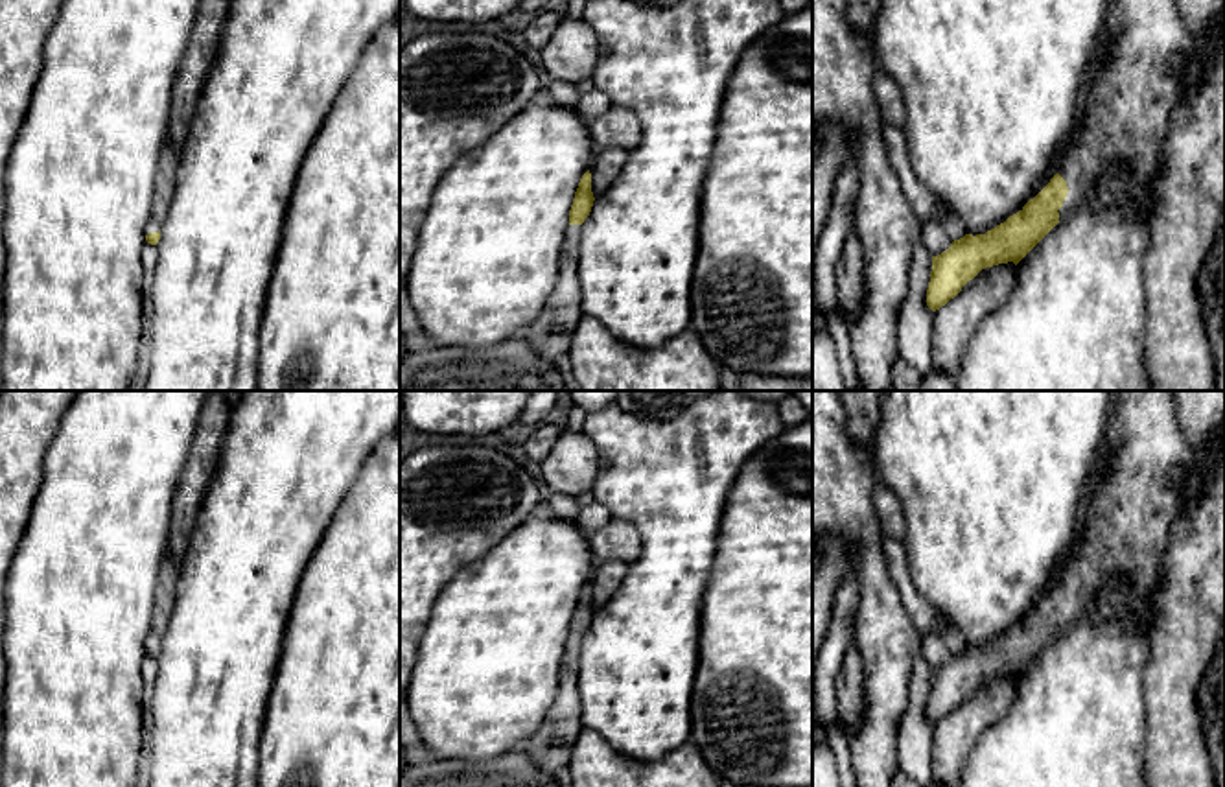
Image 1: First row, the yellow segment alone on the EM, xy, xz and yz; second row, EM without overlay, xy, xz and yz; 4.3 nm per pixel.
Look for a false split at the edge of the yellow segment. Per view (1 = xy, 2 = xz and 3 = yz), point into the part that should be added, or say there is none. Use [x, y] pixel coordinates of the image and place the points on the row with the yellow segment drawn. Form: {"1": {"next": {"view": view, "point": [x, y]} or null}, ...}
{"1": {"next": {"view": "xy", "point": [164, 183]}}, "2": {"next": {"view": "xz", "point": [549, 336]}}, "3": {"next": {"view": "yz", "point": [1154, 59]}}}

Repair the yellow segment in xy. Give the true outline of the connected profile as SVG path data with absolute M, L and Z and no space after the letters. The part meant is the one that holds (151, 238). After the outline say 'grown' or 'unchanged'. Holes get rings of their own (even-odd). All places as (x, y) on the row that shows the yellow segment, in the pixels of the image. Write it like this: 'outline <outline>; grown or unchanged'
outline M166 142L158 171L155 177L155 194L153 194L153 205L151 205L151 216L146 225L146 241L151 245L157 245L160 240L160 227L168 216L173 194L175 194L175 170L179 166L179 157L171 149L171 146Z; grown

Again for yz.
outline M1109 0L1107 61L1085 103L1074 147L1050 182L1017 214L986 234L965 234L932 256L927 306L936 311L982 269L1015 265L1059 223L1081 208L1098 175L1126 166L1137 179L1149 225L1153 188L1179 101L1203 83L1203 50L1177 0Z; grown

